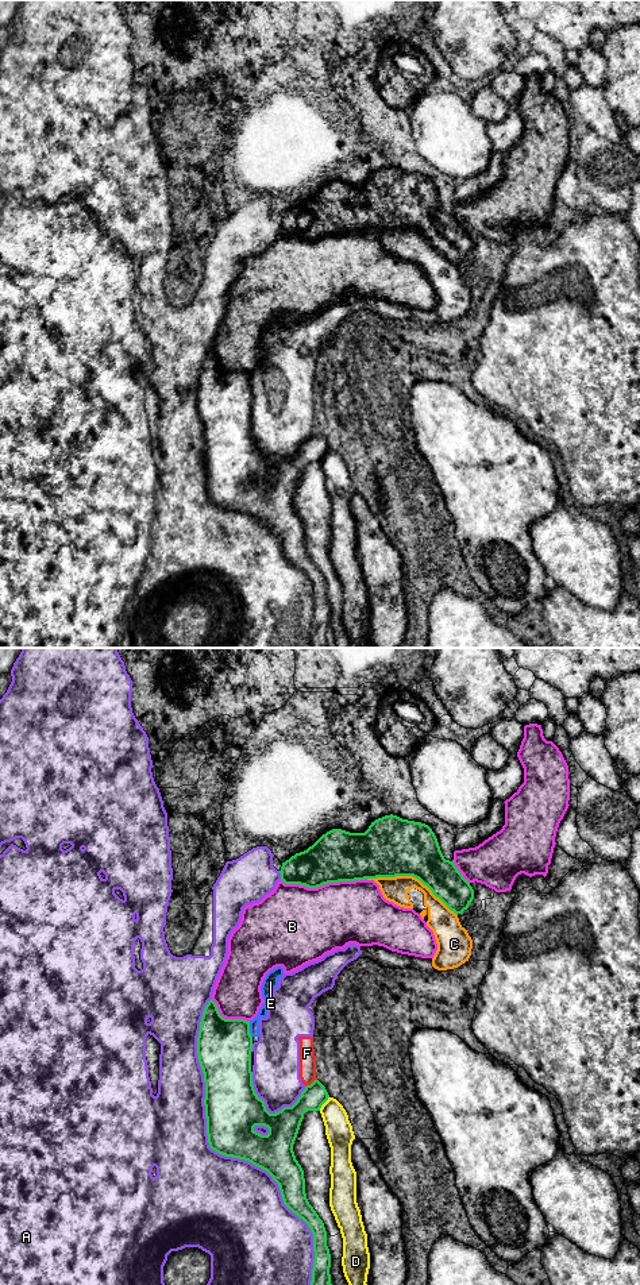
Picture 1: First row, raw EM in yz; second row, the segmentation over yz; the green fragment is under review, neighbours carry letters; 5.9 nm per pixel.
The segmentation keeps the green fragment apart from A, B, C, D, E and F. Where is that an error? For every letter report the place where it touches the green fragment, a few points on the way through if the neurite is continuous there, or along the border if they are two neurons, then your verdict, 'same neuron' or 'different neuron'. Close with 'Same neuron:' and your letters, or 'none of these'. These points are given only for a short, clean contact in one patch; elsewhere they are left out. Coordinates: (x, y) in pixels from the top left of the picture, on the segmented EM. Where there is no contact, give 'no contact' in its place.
A: contact yz (220, 1153); different neuron
B: contact yz (323, 884); different neuron
C: contact yz (412, 875); different neuron
D: contact yz (324, 1102); different neuron
E: contact yz (249, 1030); different neuron
F: contact yz (312, 1083); different neuron
Same neuron: none of these

